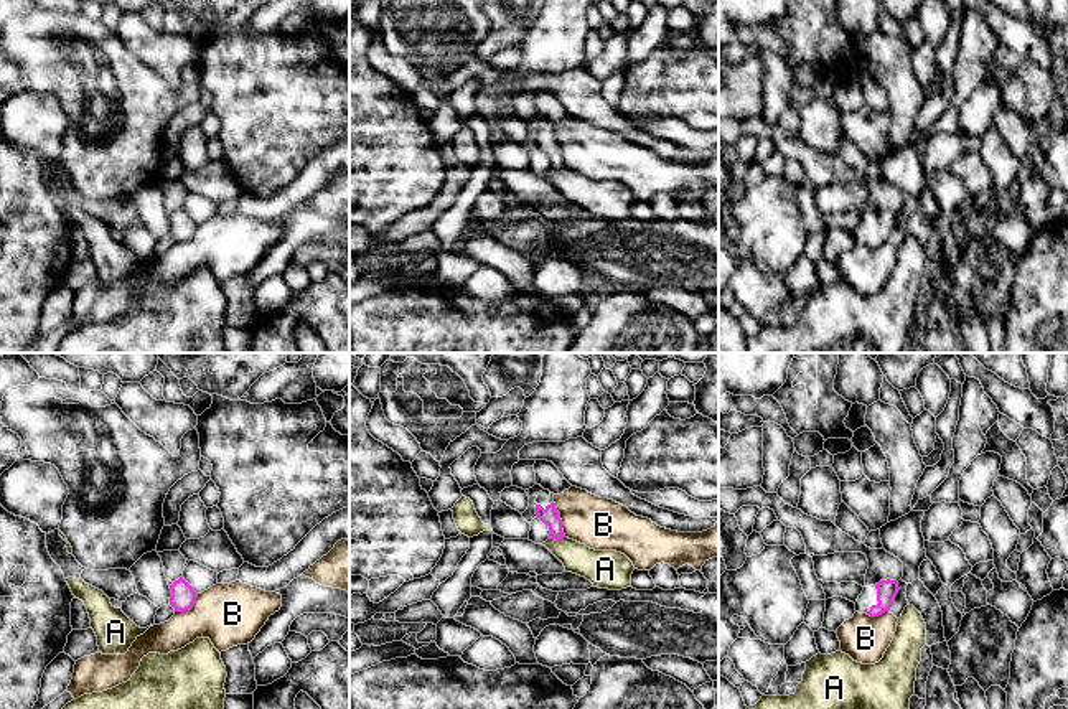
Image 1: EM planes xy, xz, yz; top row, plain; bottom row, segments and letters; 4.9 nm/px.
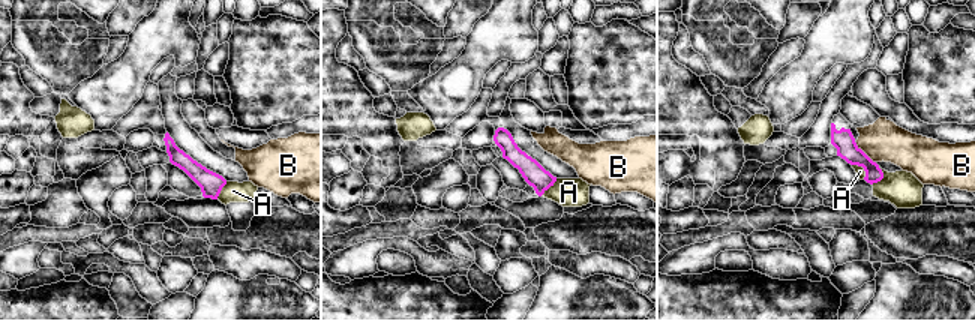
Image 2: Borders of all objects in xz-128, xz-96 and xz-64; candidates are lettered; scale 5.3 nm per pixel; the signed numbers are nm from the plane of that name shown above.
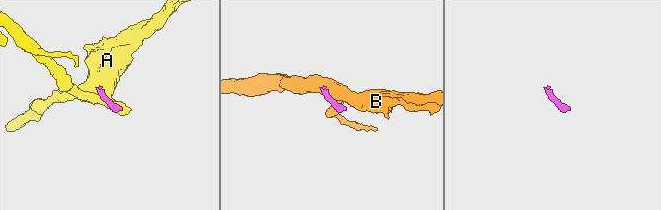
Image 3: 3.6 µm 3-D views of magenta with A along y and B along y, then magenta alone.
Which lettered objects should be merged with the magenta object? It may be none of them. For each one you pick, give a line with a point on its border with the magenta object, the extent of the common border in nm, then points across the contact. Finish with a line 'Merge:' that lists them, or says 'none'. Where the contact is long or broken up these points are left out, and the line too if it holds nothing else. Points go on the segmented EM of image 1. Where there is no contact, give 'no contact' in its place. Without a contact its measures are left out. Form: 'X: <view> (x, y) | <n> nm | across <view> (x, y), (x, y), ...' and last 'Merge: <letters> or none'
Merge: none

